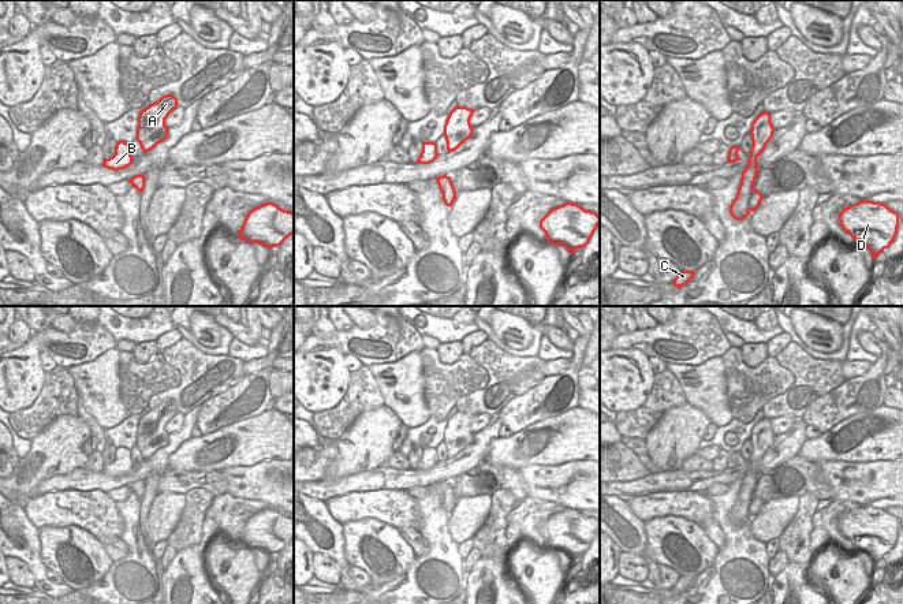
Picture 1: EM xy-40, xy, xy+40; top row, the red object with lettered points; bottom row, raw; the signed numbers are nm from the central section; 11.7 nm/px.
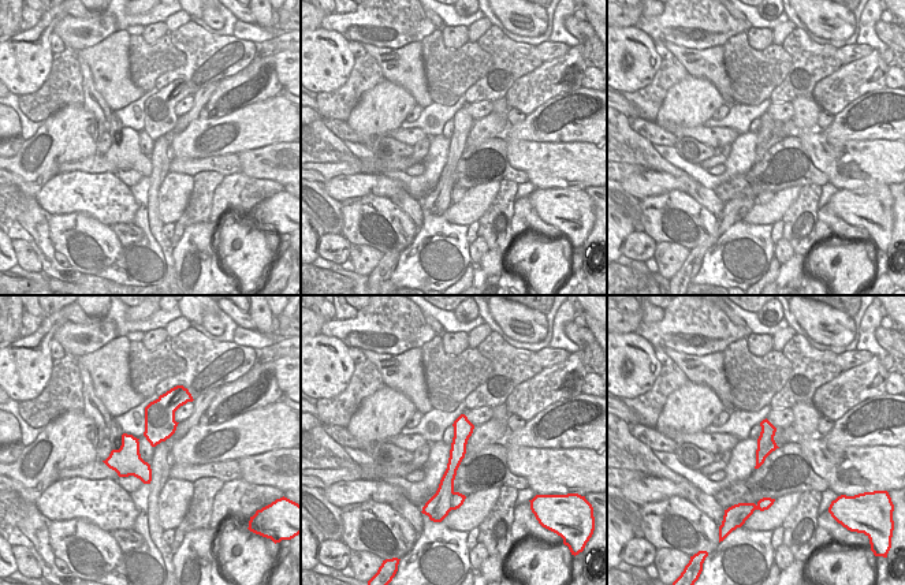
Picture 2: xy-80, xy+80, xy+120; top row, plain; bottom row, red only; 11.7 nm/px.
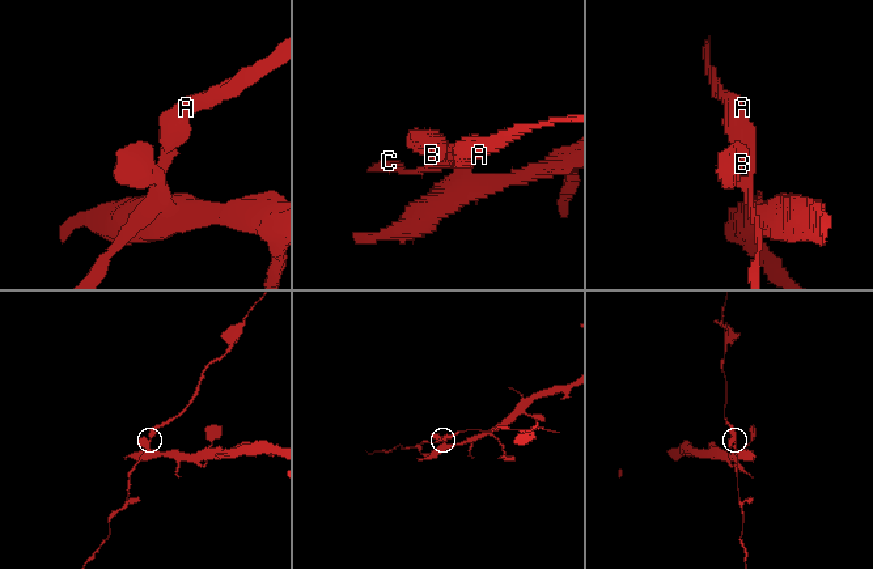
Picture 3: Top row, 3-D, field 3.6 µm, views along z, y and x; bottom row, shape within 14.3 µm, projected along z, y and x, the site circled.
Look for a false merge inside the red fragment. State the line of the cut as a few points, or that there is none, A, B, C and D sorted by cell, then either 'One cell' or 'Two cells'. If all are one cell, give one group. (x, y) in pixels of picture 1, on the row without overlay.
No split. Groups: A B C D. One cell.

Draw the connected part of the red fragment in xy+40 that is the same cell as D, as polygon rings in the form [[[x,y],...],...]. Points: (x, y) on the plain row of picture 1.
[[[862,506],[839,521],[842,534],[859,551],[866,552],[873,566],[891,552],[899,533],[899,519],[885,510]]]

